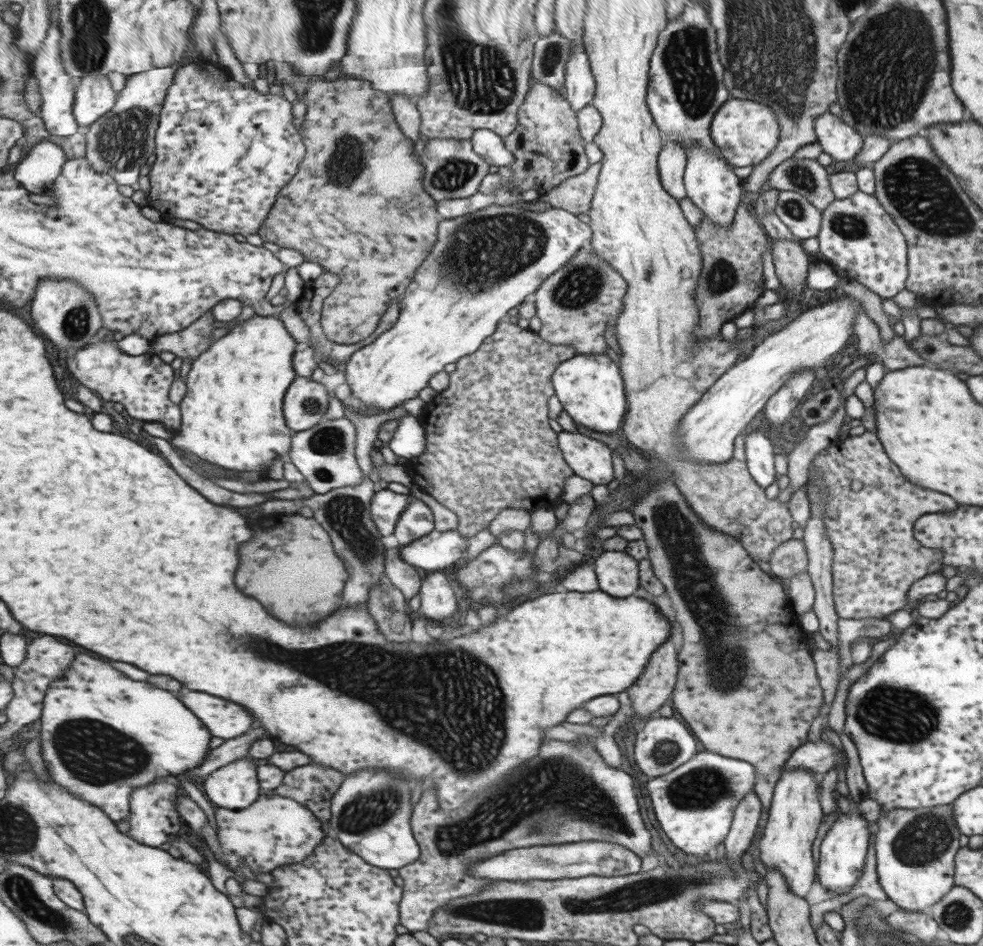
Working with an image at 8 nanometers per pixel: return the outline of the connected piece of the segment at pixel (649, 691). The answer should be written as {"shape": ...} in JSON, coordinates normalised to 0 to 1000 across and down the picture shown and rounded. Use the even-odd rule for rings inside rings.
{"shape":[[[681,671],[678,679],[662,691],[656,708],[644,725],[638,727],[646,764],[654,763],[662,753],[680,743],[679,738],[683,737],[686,726],[689,725],[690,709],[691,698]]]}

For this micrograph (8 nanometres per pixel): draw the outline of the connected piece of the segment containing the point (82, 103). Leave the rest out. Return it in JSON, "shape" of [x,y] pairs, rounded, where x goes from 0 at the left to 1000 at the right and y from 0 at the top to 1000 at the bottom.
{"shape":[[[109,79],[89,80],[79,87],[75,122],[81,133],[91,134],[109,122],[118,113],[120,98]]]}

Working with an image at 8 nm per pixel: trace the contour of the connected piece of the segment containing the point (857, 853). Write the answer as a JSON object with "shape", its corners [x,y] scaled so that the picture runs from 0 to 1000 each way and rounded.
{"shape":[[[866,850],[862,860],[852,858],[851,866],[847,869],[844,876],[839,881],[839,885],[833,893],[833,911],[831,923],[833,934],[837,940],[848,943],[849,946],[863,944],[872,929],[876,926],[878,913],[880,913],[880,899],[882,899],[882,888],[884,869],[880,869],[872,858],[872,854]]]}

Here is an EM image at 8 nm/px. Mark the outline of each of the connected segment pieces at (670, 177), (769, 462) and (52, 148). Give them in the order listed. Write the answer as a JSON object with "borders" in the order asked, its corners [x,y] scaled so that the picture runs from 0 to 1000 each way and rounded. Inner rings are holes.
{"borders":[[[[673,149],[673,155],[668,166],[668,178],[671,193],[677,203],[692,212],[698,208],[694,191],[698,161],[688,149]]],[[[777,453],[763,456],[757,460],[759,494],[768,510],[776,516],[788,507],[786,471]]],[[[44,147],[16,175],[16,189],[34,205],[55,207],[57,190],[69,170],[66,159],[52,148]]]]}

